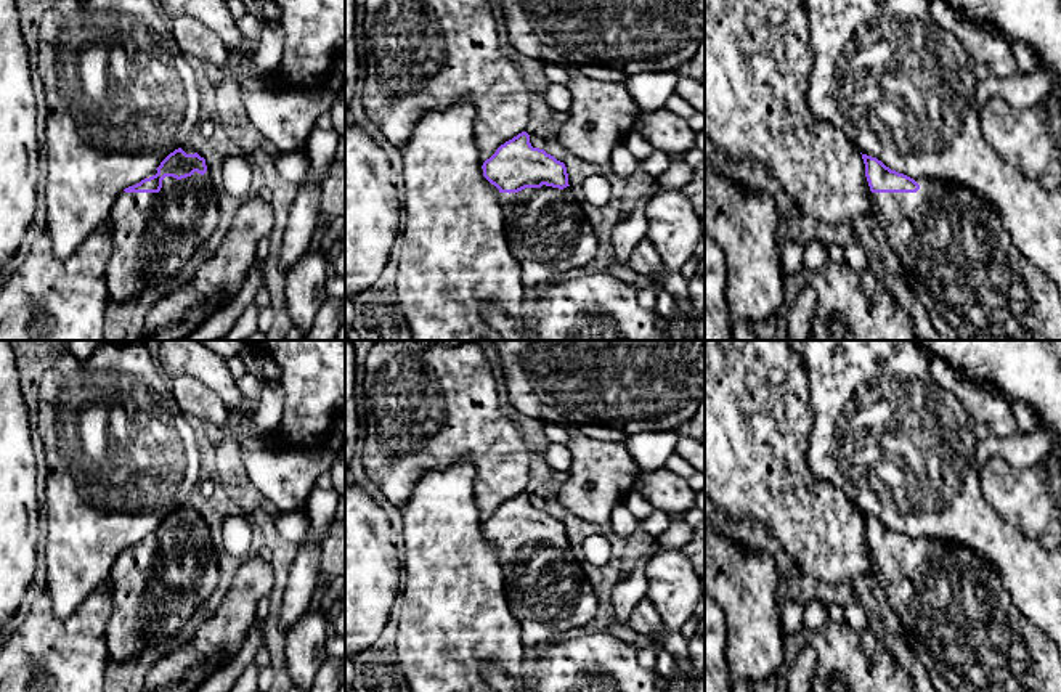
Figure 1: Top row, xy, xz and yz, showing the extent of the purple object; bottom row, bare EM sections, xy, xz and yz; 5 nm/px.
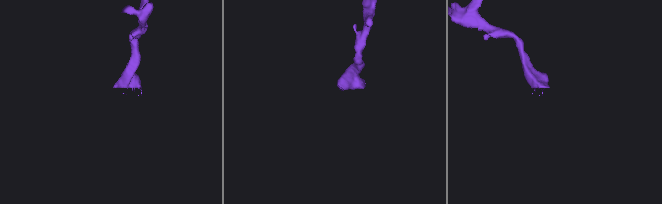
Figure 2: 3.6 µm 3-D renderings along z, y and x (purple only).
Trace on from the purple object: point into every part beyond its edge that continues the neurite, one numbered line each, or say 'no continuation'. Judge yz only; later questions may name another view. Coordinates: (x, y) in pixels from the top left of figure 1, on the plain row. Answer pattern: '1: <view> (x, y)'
1: yz (959, 618)

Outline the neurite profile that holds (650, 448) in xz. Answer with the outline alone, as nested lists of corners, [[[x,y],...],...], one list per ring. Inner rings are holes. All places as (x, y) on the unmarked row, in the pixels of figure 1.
[[[645,430],[626,437],[626,445],[642,474],[650,474],[665,467],[668,458],[676,451],[681,430]]]

